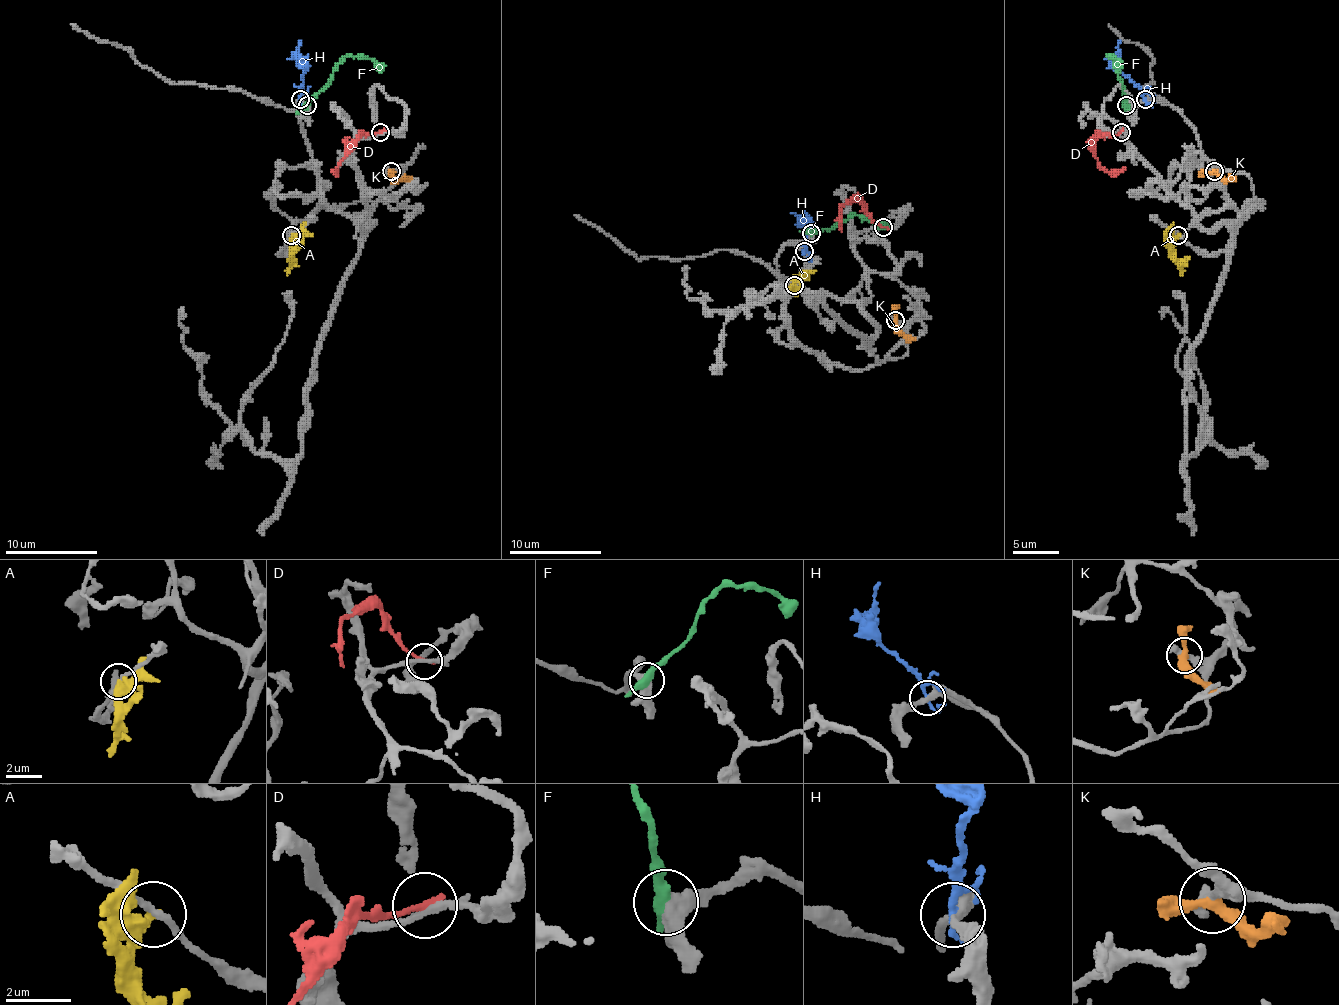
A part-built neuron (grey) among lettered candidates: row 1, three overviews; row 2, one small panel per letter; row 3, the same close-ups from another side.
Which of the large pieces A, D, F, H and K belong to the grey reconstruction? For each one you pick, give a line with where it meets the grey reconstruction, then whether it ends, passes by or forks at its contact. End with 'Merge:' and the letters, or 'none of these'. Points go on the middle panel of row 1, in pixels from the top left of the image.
Merge: none of these

